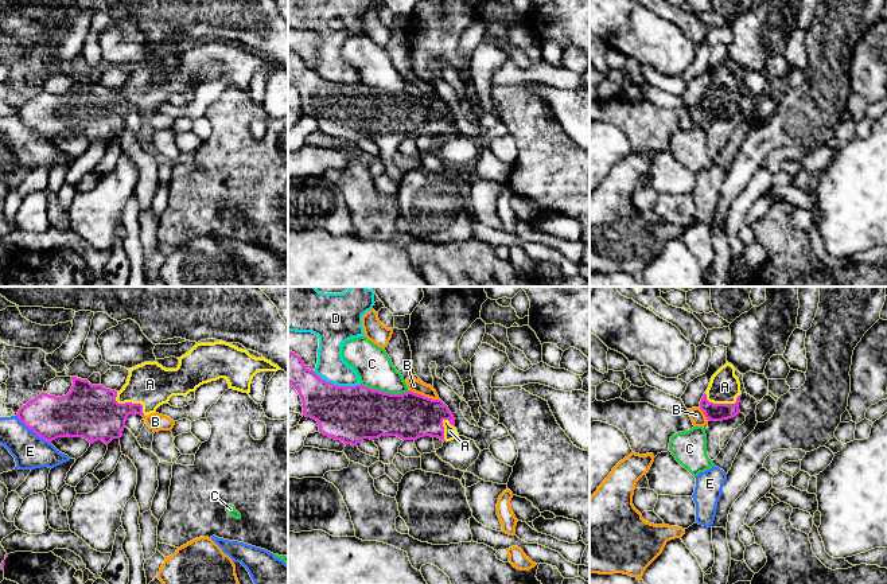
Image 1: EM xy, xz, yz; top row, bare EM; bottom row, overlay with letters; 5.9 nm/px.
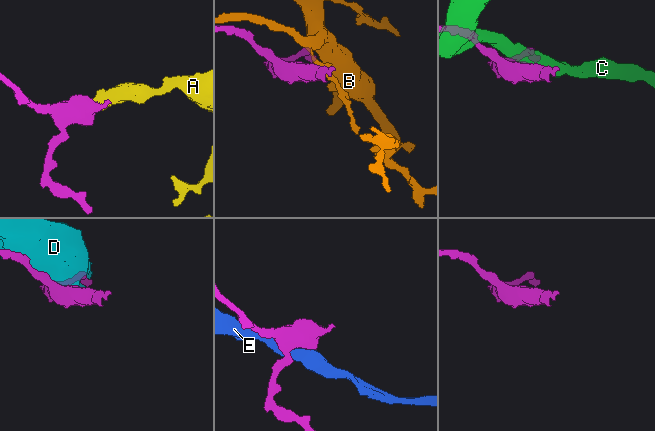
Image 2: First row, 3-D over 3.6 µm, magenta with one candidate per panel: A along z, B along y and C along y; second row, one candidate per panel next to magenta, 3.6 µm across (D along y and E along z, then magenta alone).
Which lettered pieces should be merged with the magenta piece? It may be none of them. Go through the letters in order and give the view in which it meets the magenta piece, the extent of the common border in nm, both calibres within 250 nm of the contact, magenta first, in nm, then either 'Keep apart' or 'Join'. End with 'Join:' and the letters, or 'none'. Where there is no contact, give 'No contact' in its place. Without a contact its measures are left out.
A: Touches magenta in xy. Shared border 220 nm. Thickness 320 nm (magenta) against 260 nm. Join
B: Touches magenta in xz. Shared border 200 nm. Thickness 280 nm (magenta) against 80 nm. Keep apart
C: Touches magenta in xz. Shared border 300 nm. Thickness 340 nm (magenta) against 220 nm. Keep apart
D: Touches magenta in xz. Shared border 300 nm. Thickness 340 nm (magenta) against 170 nm. Keep apart
E: Touches magenta in xy. Shared border 260 nm. Thickness 260 nm (magenta) against 200 nm. Keep apart
Join: A

